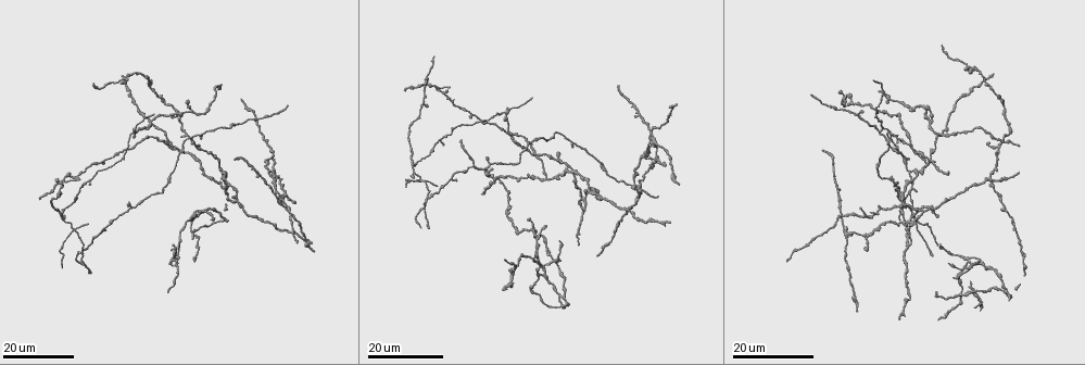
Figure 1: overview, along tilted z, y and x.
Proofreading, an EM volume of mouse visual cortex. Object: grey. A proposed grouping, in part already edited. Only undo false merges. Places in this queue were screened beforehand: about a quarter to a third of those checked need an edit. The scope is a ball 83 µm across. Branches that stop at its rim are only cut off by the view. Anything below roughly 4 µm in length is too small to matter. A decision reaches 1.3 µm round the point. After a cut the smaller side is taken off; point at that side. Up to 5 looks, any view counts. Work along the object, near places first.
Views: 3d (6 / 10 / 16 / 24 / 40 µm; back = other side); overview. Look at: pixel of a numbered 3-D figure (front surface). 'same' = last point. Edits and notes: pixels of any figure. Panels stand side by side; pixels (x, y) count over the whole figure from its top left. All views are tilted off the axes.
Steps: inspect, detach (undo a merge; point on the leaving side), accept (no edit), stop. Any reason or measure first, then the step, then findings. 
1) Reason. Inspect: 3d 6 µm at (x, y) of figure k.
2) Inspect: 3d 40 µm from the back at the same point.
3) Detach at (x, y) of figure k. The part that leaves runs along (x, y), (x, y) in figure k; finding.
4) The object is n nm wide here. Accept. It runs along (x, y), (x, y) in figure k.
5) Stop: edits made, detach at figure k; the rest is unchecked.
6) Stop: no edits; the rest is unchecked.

Thin arm on a thick one. Inspect: 3d 16 µm at (63, 179) of figure 1.

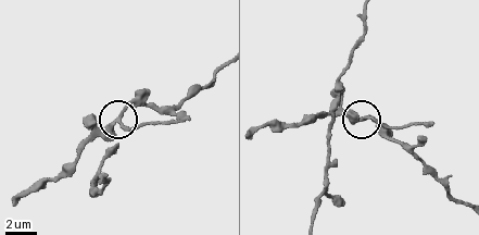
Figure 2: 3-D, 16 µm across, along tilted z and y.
Inspect: 3d 10 µm at (120, 123) of figure 2.

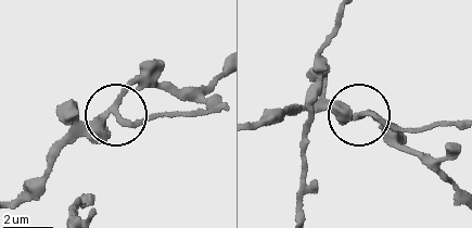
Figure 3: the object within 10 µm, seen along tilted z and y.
The side arm is 5 µm long. Accept. It runs along (42, 194), (56, 153), (115, 114), (134, 122), (177, 116) in figure 3; one neuron here.

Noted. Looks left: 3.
Three arms meet. Inspect: 3d 16 µm at (885, 95) of figure 1.

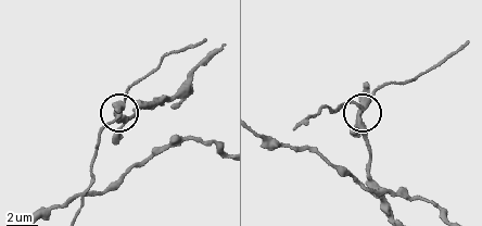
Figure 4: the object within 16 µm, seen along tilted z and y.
Inspect: 3d 6 µm at (361, 108) of figure 4.

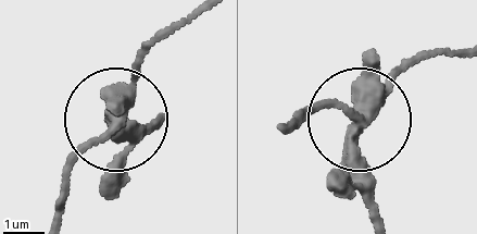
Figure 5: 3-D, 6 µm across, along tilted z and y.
The object is 340 nm wide here. Detach at (79, 145) of figure 5. The part that leaves runs along (368, 115), (325, 109), (290, 125) in figure 5; a second neuron is stuck on.

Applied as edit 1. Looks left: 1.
Stop: edits made, detach at figure 5; the rest is unchecked.

